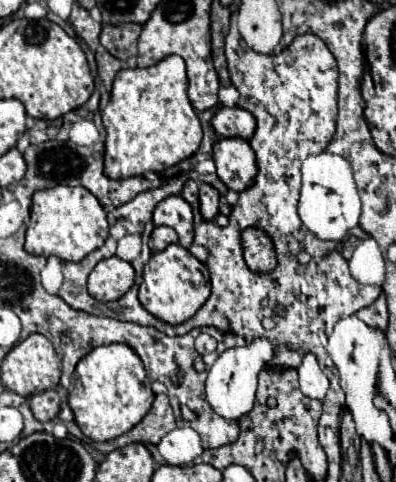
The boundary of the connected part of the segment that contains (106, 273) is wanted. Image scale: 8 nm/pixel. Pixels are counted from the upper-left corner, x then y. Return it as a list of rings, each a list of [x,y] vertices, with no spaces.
[[[118,256],[100,260],[88,276],[90,296],[102,302],[118,300],[130,290],[132,284],[134,284],[134,268],[132,264],[120,260]]]

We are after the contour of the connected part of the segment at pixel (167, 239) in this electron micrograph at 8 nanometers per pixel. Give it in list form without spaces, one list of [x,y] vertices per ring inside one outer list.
[[[158,226],[154,228],[152,236],[150,236],[150,250],[152,252],[160,252],[170,244],[178,242],[178,234],[170,228],[170,226]]]

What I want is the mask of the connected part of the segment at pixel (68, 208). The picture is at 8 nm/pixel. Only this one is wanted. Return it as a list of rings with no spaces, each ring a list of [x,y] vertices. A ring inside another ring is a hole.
[[[58,186],[38,190],[32,198],[30,224],[26,230],[26,252],[36,256],[56,256],[62,262],[80,262],[86,254],[104,244],[108,236],[108,220],[104,208],[86,192],[86,188]]]

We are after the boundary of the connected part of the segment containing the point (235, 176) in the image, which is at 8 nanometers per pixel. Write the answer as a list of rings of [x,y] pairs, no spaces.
[[[220,138],[214,144],[214,162],[218,178],[234,192],[242,192],[254,184],[254,172],[258,172],[254,150],[242,138]]]

